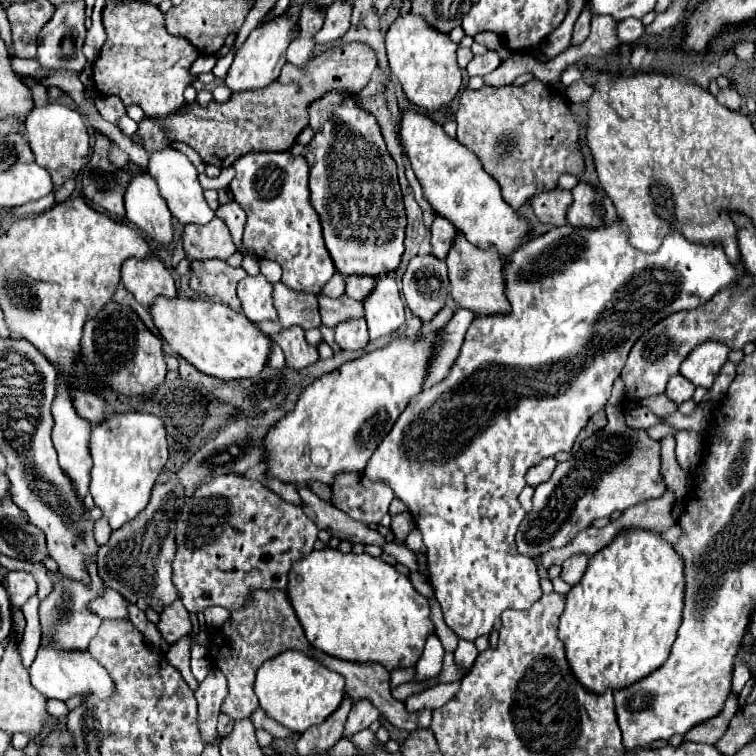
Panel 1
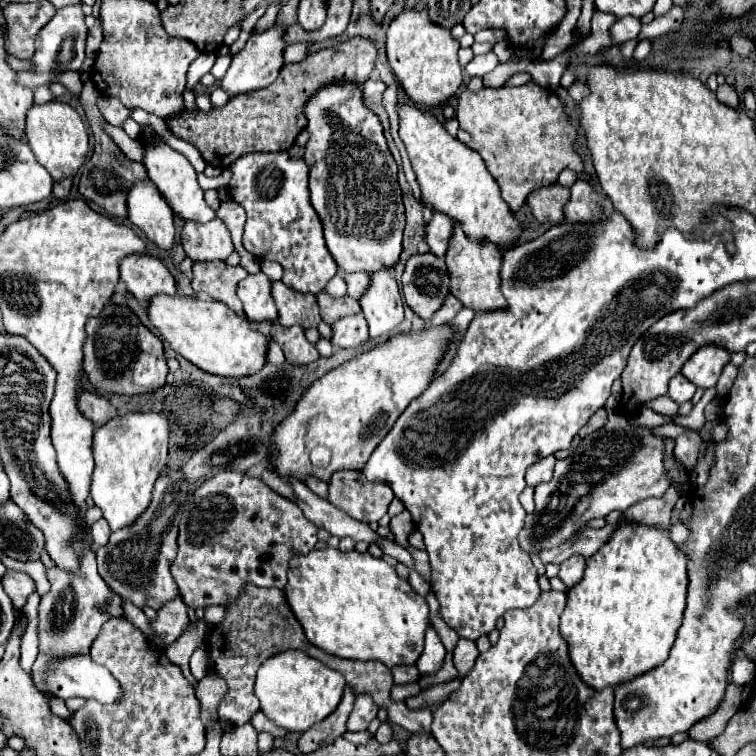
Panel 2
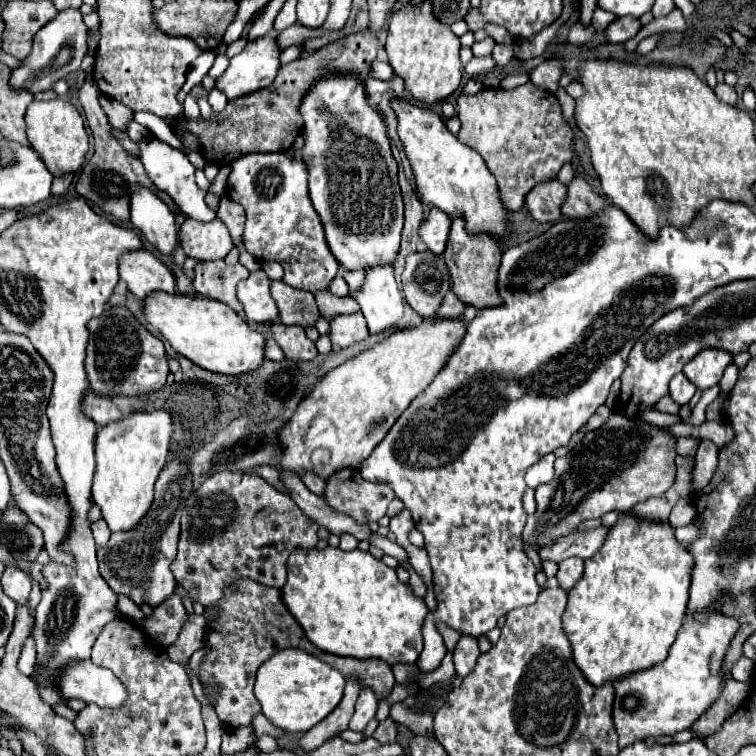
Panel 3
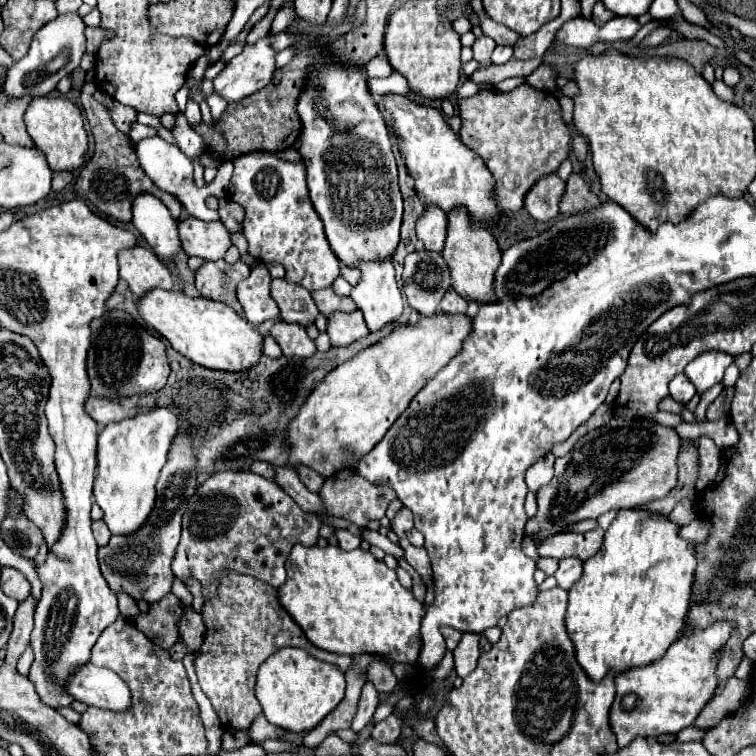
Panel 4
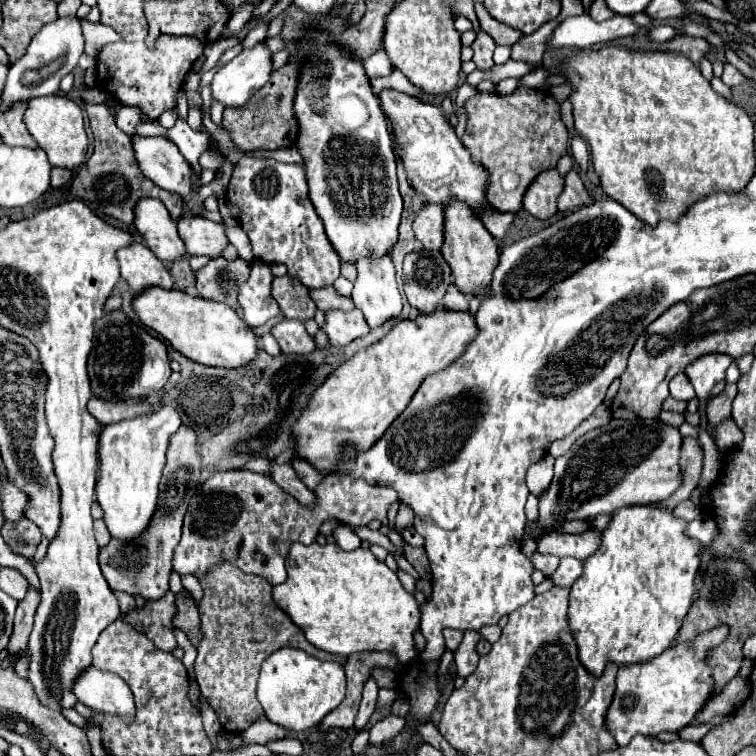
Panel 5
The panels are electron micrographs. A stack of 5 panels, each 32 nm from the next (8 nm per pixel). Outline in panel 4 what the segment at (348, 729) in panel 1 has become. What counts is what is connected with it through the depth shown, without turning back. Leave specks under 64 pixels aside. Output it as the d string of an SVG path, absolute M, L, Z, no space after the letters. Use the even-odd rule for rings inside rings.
M370 682L364 684L362 696L360 696L360 700L358 700L358 712L356 712L356 716L354 716L354 720L352 720L352 726L350 726L354 732L360 732L360 730L372 720L378 702L380 702L380 700L378 700L376 688L374 688Z

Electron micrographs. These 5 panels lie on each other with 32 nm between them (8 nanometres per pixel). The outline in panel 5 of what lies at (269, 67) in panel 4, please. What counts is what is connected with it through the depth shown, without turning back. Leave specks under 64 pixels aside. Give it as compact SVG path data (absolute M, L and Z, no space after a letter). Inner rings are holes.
M266 42L244 48L230 60L212 80L212 98L226 106L244 106L250 96L260 90L272 72L272 52Z

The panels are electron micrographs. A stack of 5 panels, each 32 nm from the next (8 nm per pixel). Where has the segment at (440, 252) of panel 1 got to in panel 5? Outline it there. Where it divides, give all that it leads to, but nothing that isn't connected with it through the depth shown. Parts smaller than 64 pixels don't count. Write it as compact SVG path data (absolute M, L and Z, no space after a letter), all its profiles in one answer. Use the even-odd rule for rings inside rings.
M426 204L414 220L414 234L428 250L440 250L444 242L444 208Z

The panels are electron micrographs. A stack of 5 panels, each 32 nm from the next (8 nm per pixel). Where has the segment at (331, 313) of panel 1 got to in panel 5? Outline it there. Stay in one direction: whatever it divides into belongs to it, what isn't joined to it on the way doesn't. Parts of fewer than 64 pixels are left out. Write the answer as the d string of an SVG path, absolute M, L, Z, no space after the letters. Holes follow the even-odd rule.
M326 286L326 288L318 288L318 290L310 290L312 300L316 302L318 310L322 310L324 314L330 310L352 310L354 304L350 298L336 294L334 286Z

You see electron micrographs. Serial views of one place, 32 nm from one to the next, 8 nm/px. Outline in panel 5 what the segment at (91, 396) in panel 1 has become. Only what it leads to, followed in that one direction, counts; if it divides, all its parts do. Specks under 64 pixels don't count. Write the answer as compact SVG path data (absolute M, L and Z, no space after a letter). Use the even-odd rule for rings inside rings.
M90 398L88 400L88 412L92 412L92 416L100 422L100 426L112 424L112 422L120 422L126 418L134 418L140 414L148 414L152 412L152 406L146 402L138 402L134 406L126 406L120 402L108 402L102 398Z

